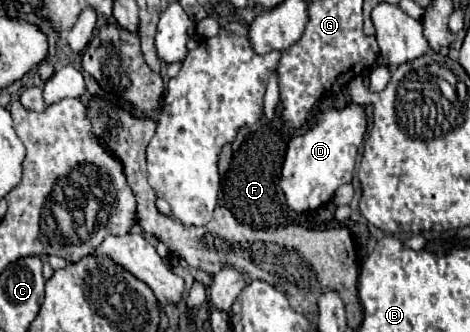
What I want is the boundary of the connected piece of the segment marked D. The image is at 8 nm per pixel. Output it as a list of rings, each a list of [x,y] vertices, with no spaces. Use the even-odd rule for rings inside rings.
[[[351,103],[343,109],[327,109],[319,111],[315,117],[315,127],[305,129],[303,133],[297,133],[289,139],[279,181],[287,205],[297,213],[325,205],[333,199],[337,187],[353,179],[357,149],[363,143],[367,131],[367,115],[363,105]]]

